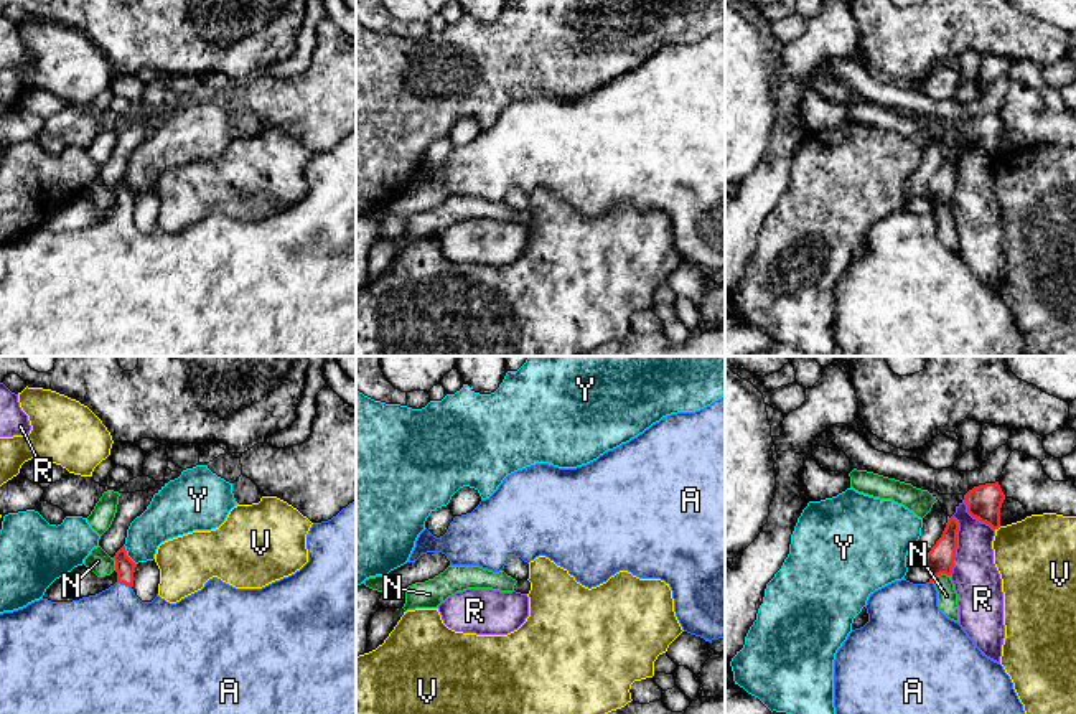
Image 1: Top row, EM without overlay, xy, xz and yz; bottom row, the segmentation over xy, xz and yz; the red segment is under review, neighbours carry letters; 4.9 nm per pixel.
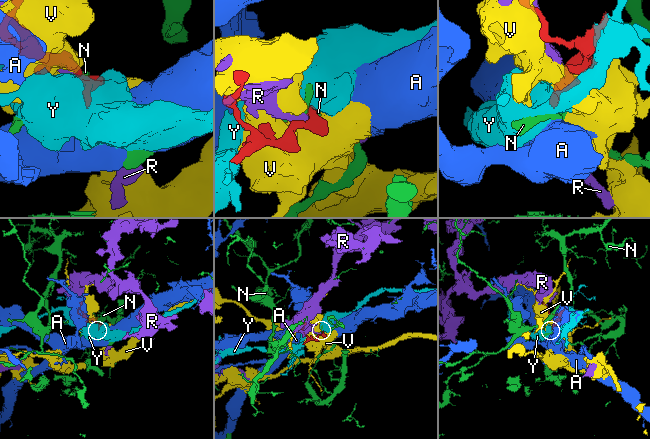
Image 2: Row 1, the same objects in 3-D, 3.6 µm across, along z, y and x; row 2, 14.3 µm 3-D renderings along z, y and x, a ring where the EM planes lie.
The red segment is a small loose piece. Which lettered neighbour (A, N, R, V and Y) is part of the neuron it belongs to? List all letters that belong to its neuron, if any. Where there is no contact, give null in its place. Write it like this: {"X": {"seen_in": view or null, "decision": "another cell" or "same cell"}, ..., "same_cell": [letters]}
{"A": {"seen_in": "xy", "decision": "same cell"}, "N": {"seen_in": "yz", "decision": "another cell"}, "R": {"seen_in": "yz", "decision": "another cell"}, "V": {"seen_in": "yz", "decision": "another cell"}, "Y": {"seen_in": "xy", "decision": "another cell"}, "same_cell": ["A"]}

